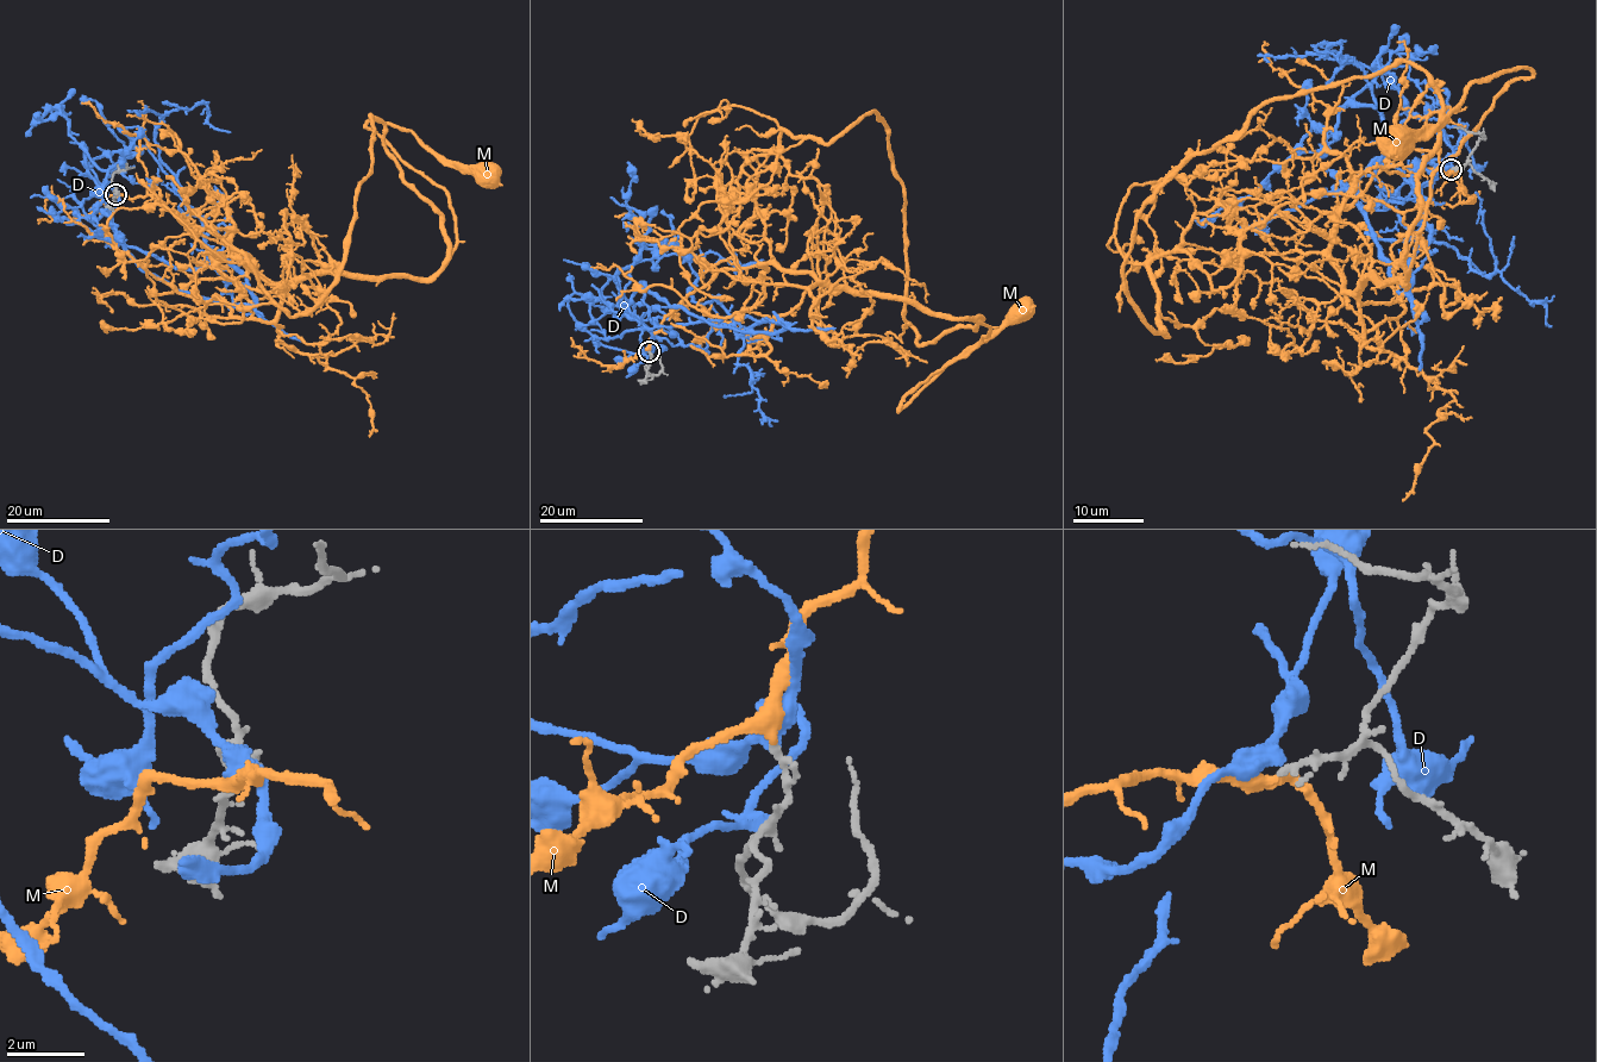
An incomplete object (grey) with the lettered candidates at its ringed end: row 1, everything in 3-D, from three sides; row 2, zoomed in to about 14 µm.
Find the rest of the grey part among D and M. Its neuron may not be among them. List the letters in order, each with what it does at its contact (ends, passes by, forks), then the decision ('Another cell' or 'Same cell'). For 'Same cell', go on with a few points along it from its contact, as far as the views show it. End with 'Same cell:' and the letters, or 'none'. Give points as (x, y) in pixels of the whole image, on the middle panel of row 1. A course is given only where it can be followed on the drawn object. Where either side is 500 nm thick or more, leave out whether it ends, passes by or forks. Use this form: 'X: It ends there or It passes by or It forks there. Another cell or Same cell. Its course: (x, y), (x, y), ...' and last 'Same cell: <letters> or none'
D: It forks there. Another cell
M: It passes by. Same cell. Its course: (649, 351), (664, 318), (721, 270), (775, 262), (989, 328), (900, 410), (1022, 310)
Same cell: M

